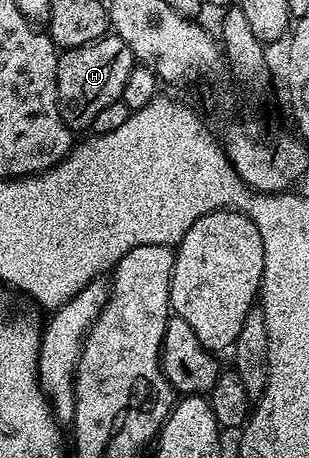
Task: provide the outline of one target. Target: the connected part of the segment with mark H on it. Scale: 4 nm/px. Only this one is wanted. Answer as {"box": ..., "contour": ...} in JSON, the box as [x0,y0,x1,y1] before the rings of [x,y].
{"box":[57,34,134,130],"contour":[[[112,34],[62,51],[57,58],[57,105],[66,126],[70,130],[88,129],[103,106],[111,106],[111,102],[121,99],[123,86],[127,86],[127,74],[131,74],[134,66],[131,46],[127,46],[123,38]]]}

